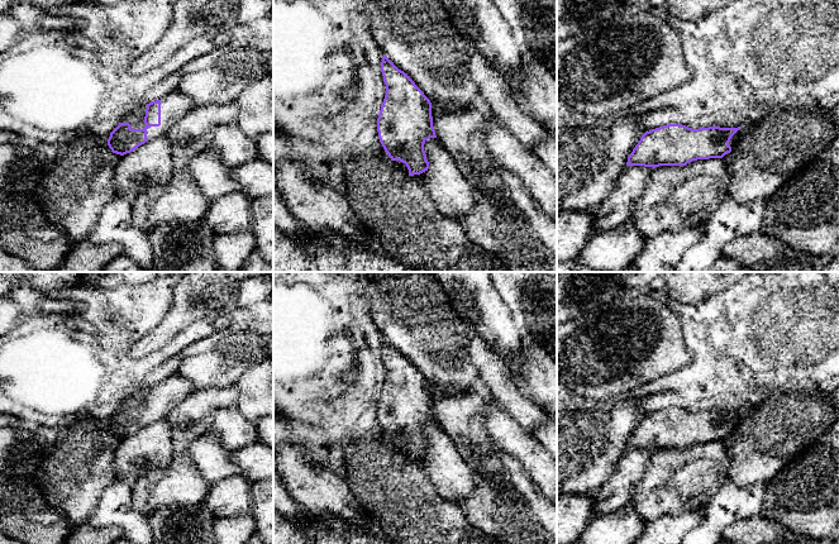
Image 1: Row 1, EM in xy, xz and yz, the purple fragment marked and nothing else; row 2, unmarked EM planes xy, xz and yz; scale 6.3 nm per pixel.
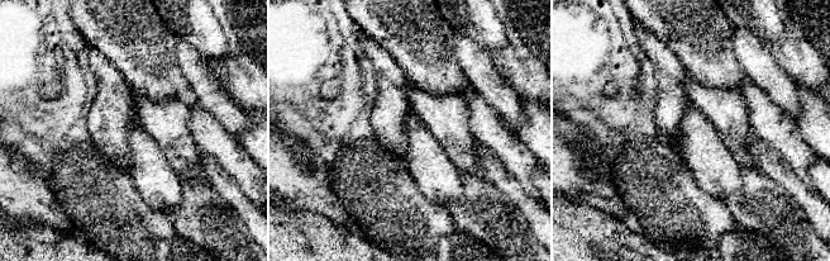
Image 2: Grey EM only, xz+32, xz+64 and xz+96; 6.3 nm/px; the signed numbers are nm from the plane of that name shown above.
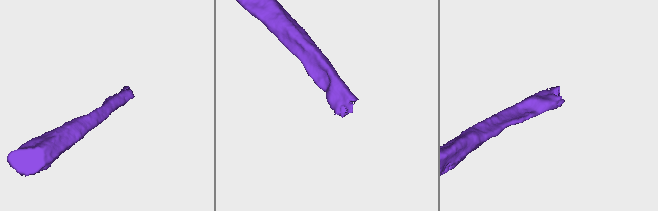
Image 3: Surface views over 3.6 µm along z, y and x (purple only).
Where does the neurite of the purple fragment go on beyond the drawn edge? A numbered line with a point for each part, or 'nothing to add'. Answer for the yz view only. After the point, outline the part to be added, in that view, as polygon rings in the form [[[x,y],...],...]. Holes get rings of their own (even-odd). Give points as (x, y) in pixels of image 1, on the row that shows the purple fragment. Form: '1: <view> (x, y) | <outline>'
1: yz (734, 139) | [[[742,127],[742,128],[731,137],[731,139],[730,139],[730,142],[729,142],[729,145],[730,145],[730,147],[734,147],[734,145],[738,143],[739,138],[740,138],[742,135],[744,135],[747,132],[748,132],[748,129],[744,128],[744,127]]]

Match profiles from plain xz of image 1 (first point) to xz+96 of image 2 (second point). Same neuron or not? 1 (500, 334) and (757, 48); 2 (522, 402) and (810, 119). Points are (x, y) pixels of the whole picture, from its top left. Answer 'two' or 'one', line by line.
1: two
2: two

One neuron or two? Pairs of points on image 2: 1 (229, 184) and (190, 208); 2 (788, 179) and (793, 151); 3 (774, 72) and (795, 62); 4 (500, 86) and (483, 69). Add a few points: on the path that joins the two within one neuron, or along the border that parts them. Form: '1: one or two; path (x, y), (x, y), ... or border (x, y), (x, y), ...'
1: two; border (210, 186), (237, 213)
2: two; border (771, 146), (811, 189)
3: two; border (769, 50), (776, 62), (797, 85)
4: one; path (496, 82), (486, 72)

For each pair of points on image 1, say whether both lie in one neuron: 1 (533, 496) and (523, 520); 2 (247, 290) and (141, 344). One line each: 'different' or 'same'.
1: different
2: different

